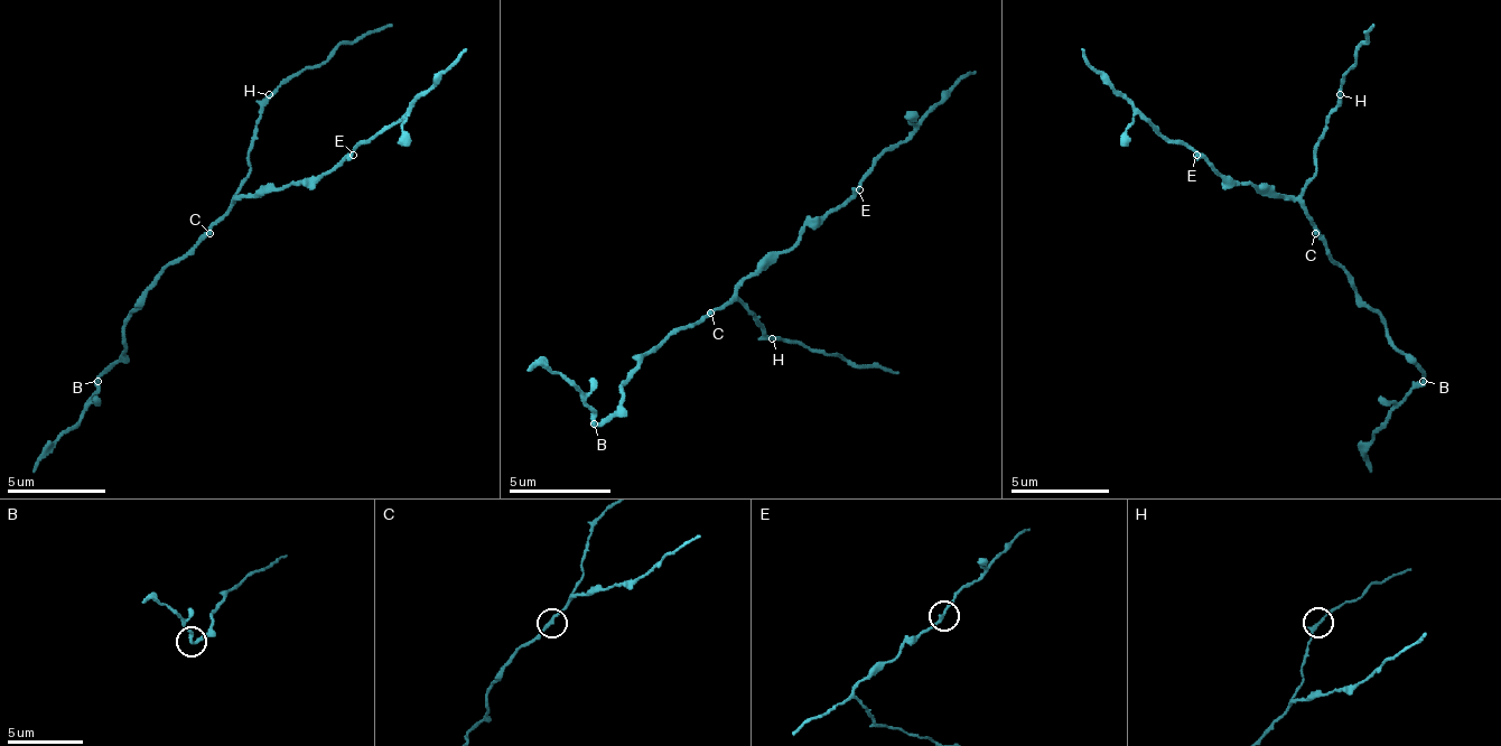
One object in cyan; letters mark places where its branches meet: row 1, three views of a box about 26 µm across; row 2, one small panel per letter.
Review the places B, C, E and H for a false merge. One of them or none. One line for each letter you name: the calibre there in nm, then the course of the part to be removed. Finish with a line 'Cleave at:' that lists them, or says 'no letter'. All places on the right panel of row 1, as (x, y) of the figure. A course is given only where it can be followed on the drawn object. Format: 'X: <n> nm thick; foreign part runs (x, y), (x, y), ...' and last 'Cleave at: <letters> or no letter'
B: 190 nm thick; foreign part runs (1424, 382), (1385, 421), (1364, 456), (1369, 471)
Cleave at: B

